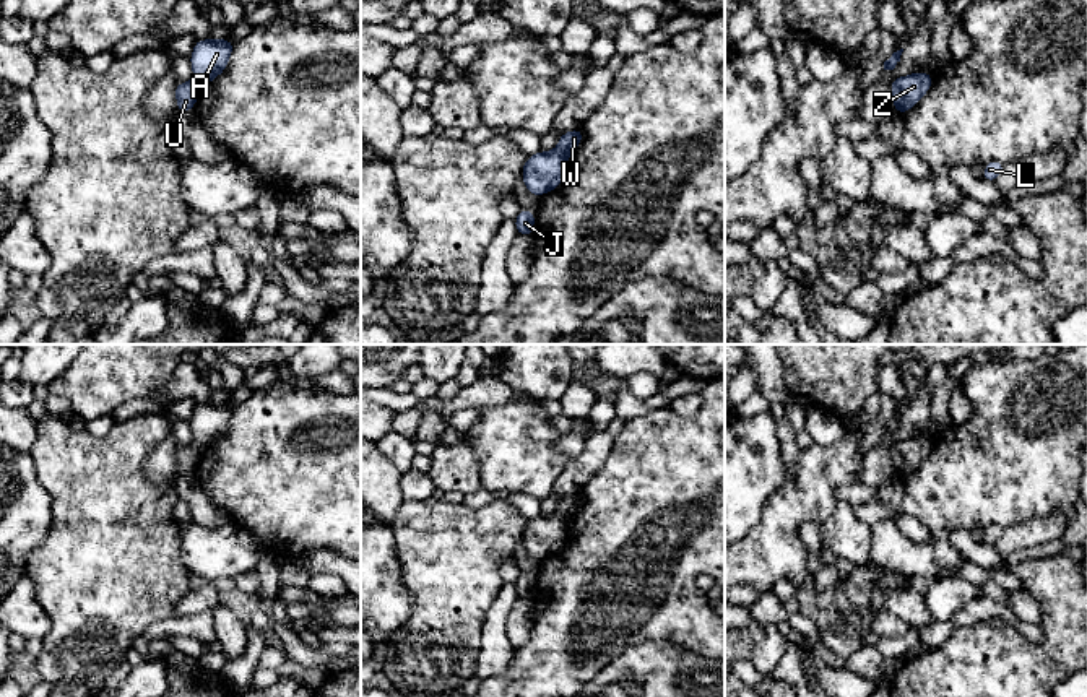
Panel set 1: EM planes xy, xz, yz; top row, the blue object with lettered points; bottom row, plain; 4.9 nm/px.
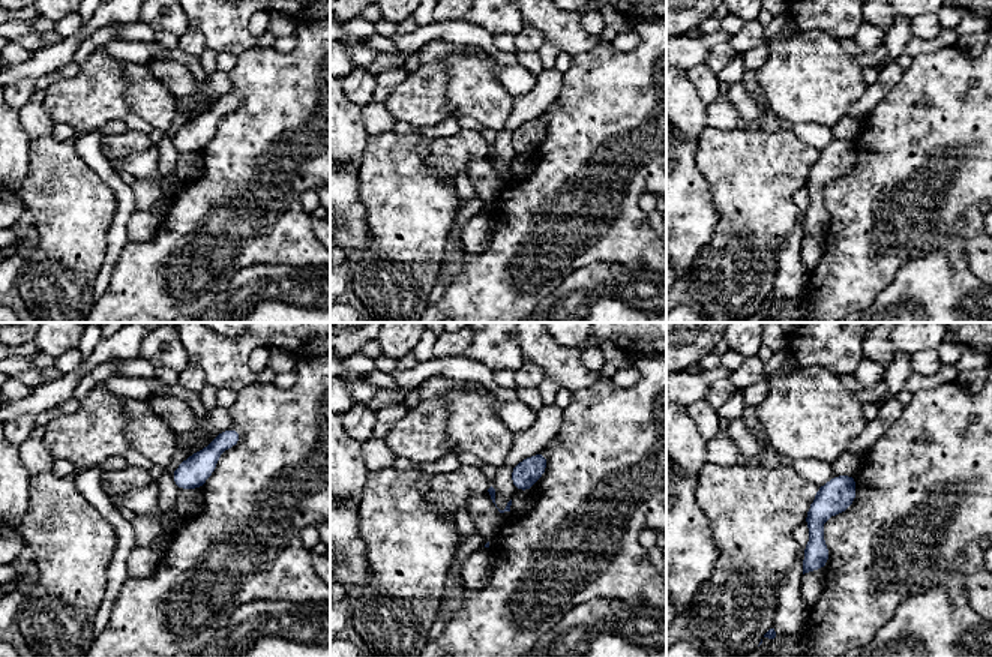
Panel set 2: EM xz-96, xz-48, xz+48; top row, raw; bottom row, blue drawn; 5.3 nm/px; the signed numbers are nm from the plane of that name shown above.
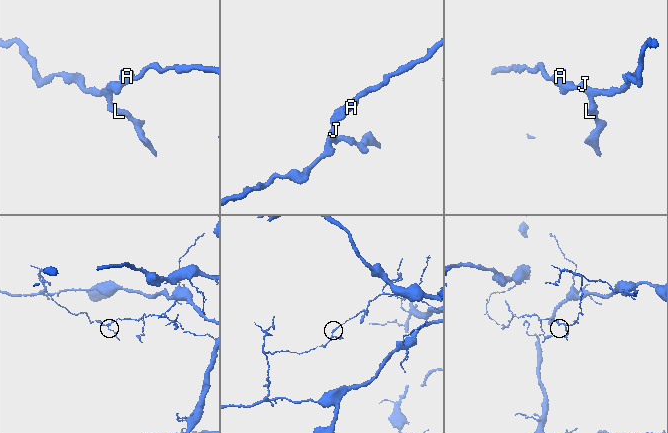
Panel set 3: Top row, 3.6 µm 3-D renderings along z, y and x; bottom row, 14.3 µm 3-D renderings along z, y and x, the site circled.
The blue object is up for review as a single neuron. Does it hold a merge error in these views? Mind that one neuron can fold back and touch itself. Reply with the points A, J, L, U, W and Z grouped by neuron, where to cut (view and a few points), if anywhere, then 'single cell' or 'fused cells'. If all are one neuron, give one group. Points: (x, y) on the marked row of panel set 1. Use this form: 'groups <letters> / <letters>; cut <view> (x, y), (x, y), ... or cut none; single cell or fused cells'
groups A W / J L U Z; cut xz (556, 148), (566, 160); fused cells

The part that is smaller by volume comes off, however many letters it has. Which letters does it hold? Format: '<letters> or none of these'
A, W

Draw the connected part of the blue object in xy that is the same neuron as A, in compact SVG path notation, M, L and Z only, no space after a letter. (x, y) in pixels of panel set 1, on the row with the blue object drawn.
M197 39L188 58L193 68L192 81L203 89L226 70L232 49L234 44L229 39Z

